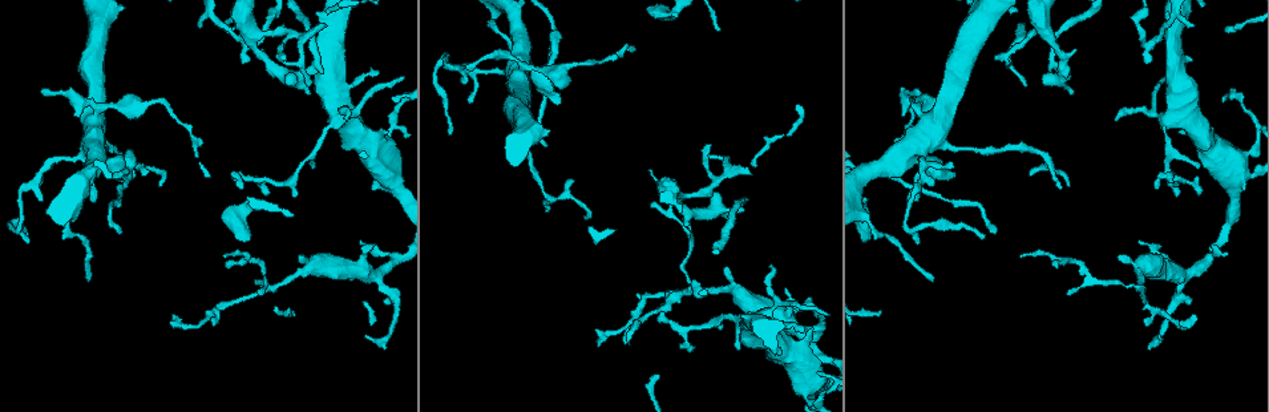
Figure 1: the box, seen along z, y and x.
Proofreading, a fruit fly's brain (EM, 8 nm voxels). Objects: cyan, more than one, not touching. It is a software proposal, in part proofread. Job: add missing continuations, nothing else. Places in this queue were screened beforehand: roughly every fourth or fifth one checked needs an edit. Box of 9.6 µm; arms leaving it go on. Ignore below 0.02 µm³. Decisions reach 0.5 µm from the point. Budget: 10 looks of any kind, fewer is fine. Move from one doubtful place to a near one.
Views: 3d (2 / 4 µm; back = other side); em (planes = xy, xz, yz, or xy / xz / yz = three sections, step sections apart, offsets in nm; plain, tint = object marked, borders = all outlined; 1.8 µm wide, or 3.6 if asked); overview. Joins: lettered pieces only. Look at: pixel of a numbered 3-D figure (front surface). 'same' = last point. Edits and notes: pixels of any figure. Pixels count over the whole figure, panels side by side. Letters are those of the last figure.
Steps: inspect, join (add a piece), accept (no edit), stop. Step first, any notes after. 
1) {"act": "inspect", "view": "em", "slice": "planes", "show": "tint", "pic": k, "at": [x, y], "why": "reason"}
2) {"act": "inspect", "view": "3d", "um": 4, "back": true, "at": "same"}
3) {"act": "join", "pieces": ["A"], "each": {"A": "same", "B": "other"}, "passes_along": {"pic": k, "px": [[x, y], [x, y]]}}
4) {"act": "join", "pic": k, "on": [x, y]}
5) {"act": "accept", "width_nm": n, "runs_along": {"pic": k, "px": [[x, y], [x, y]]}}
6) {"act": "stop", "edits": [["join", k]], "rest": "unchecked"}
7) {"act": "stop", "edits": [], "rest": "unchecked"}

{"act": "inspect", "view": "3d", "um": 2, "back": true, "pic": 1, "at": [572, 181], "why": "tapers out"}

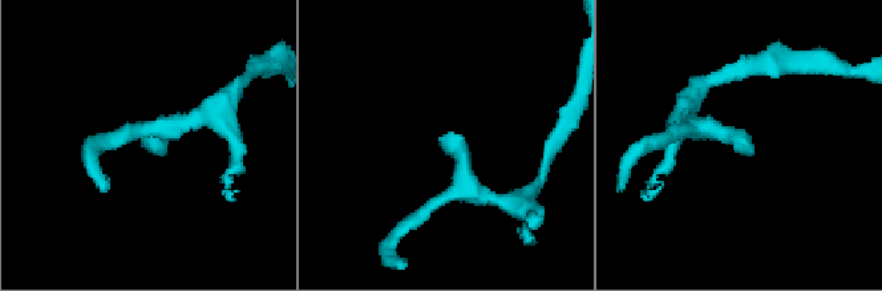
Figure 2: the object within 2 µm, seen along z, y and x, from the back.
{"act": "inspect", "view": "em", "um": 3.6, "slice": "xy", "step": 8, "show": "borders", "pic": 2, "at": [153, 154]}

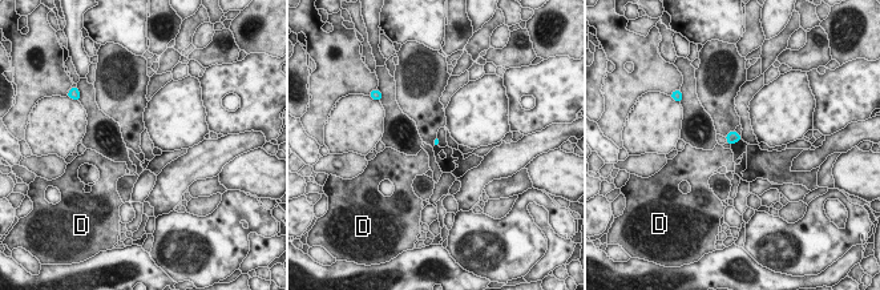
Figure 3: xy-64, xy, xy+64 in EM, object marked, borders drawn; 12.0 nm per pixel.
{"act": "inspect", "view": "em", "um": 3.6, "slice": "yz", "step": 16, "show": "borders", "at": "same"}

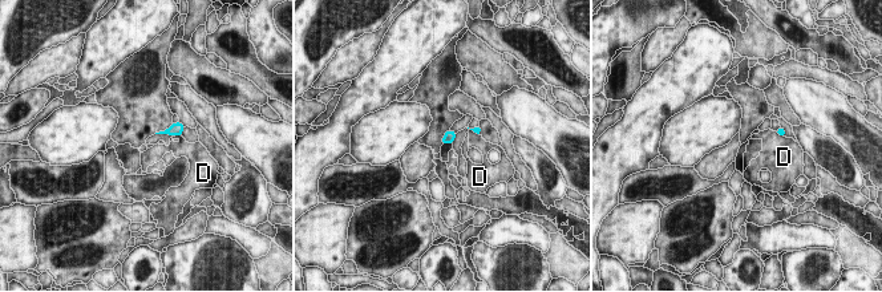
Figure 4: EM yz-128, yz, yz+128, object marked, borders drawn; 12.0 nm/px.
{"act": "accept", "width_nm": 130, "longest_contact_nm": ["D", 150], "each": {"D": "other"}, "found": "no lettered piece goes on from it"}

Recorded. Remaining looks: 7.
{"act": "inspect", "view": "em", "slice": "planes", "show": "borders", "pic": 1, "at": [670, 296], "why": "free end"}

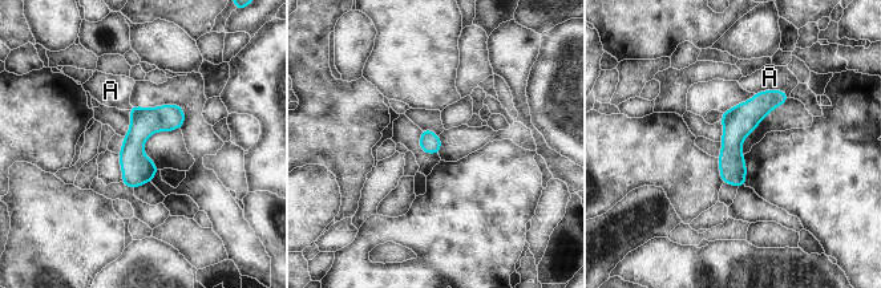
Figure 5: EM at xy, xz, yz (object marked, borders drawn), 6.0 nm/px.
{"act": "accept", "width_nm": 130, "each": {"A": "other"}, "border": {"pic": 5, "px": [[755, 94], [783, 90], [788, 97]]}, "found": "no lettered piece goes on from it"}

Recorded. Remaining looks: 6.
{"act": "inspect", "view": "em", "slice": "planes", "show": "borders", "pic": 1, "at": [1072, 92], "why": "branch stops here"}

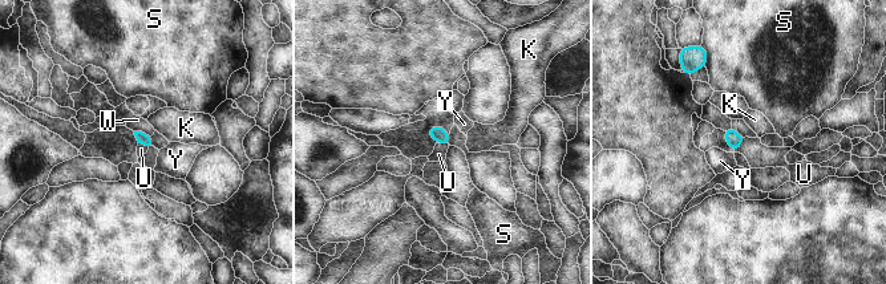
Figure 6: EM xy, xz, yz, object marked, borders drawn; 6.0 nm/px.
{"act": "join", "pieces": ["U"], "each": {"K": "other", "S": "other", "U": "same", "W": "other", "Y": "other"}, "passes_along": {"pic": 6, "px": [[733, 140], [741, 143], [759, 155]]}, "found": "it goes on there"}

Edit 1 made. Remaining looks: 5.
{"act": "inspect", "view": "em", "slice": "planes", "show": "borders", "pic": 1, "at": [378, 69], "why": "tapers out"}

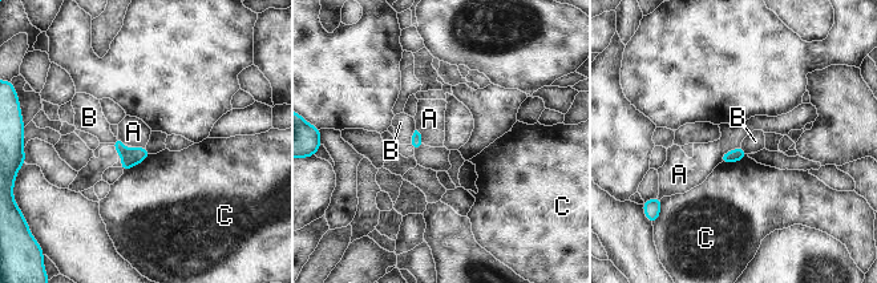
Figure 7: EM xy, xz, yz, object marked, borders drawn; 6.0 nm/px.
{"act": "accept", "longest_contact_nm": ["C", 180], "each": {"A": "other", "B": "other", "C": "other"}, "border": {"pic": 7, "px": [[740, 145], [727, 150], [719, 162]]}, "found": "no lettered piece goes on from it"}

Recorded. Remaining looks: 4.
{"act": "stop", "edits": [["join", 6]], "rest": "unchecked"}

